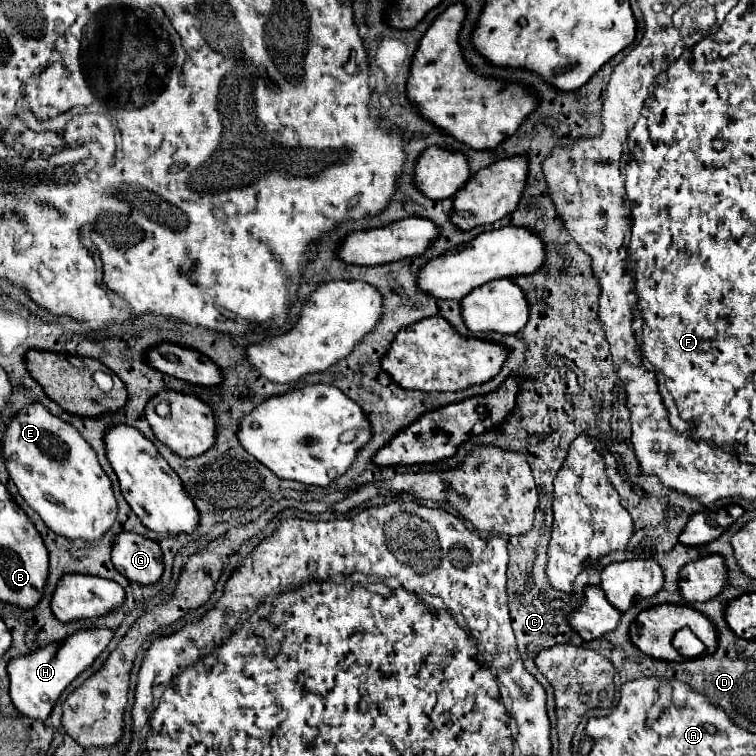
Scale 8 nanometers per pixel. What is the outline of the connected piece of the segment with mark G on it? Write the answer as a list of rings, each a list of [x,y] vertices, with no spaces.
[[[117,533],[113,539],[111,561],[129,581],[149,585],[163,575],[163,555],[153,539],[137,533]]]

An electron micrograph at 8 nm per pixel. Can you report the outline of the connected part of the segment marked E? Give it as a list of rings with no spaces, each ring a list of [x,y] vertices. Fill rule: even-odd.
[[[31,403],[7,423],[1,441],[1,453],[5,459],[5,467],[19,489],[19,495],[27,501],[31,509],[39,513],[39,517],[51,531],[69,539],[93,541],[111,529],[117,517],[117,503],[113,497],[111,481],[101,469],[91,445],[71,423],[61,421],[57,415],[49,413],[49,409],[45,409],[41,403]]]

